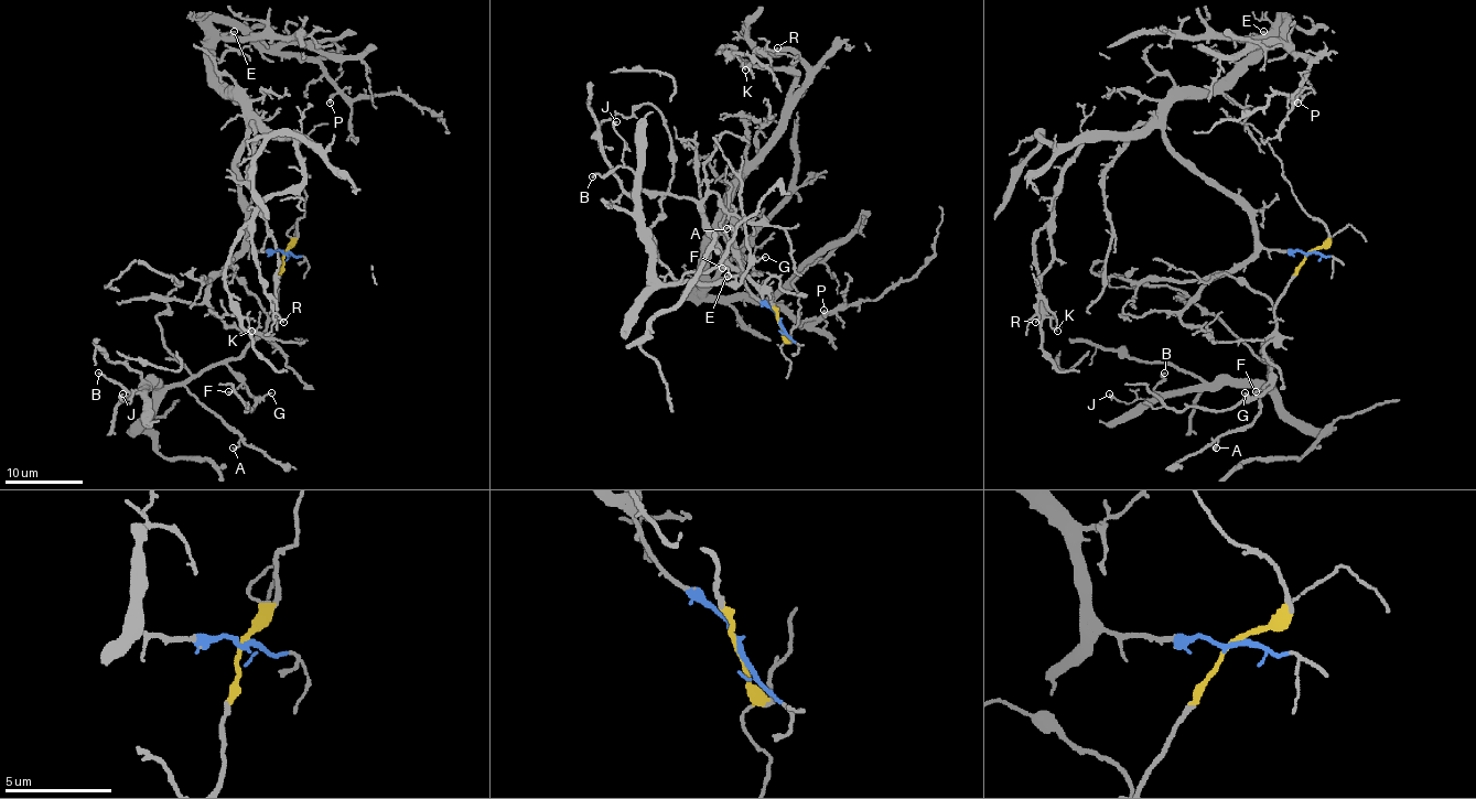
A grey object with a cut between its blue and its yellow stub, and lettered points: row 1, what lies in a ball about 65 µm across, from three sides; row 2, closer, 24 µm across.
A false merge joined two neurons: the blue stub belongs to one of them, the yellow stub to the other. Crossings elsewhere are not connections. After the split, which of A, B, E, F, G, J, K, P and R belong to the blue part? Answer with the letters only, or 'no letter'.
E, K, P, R

